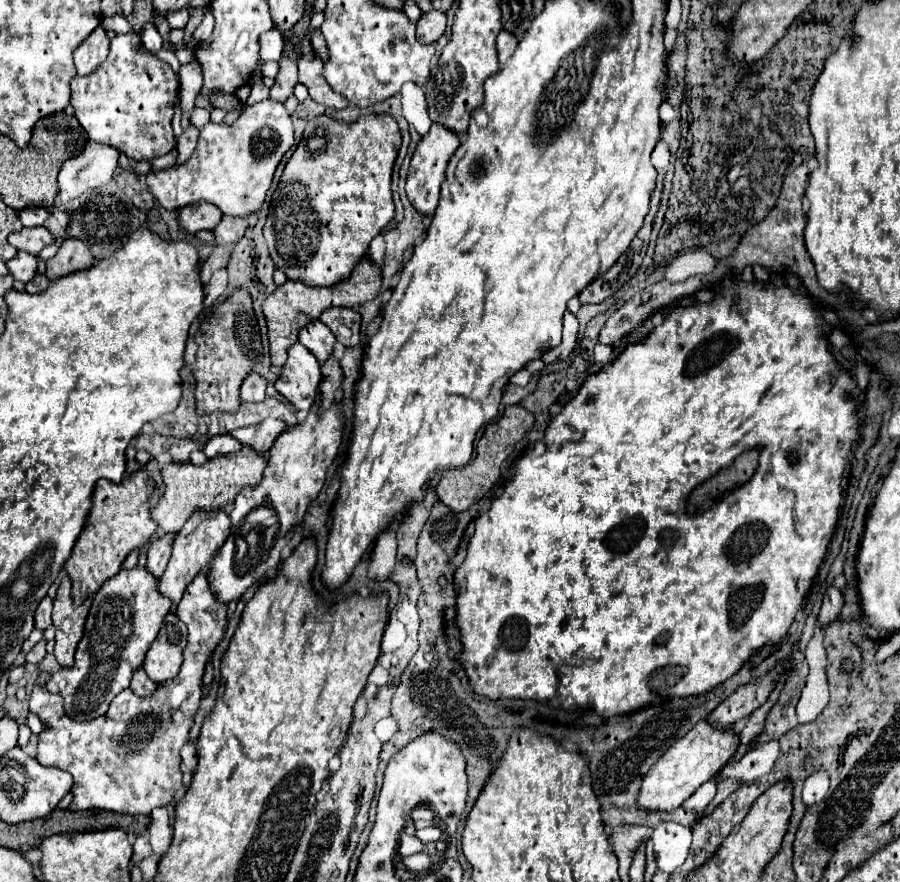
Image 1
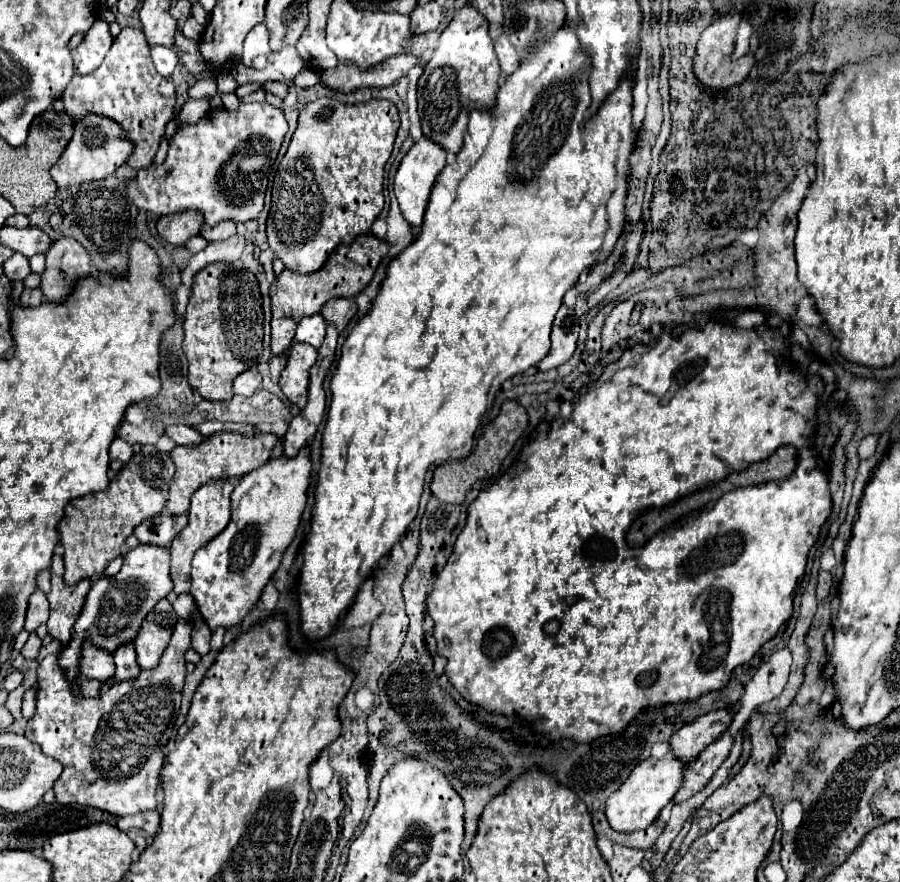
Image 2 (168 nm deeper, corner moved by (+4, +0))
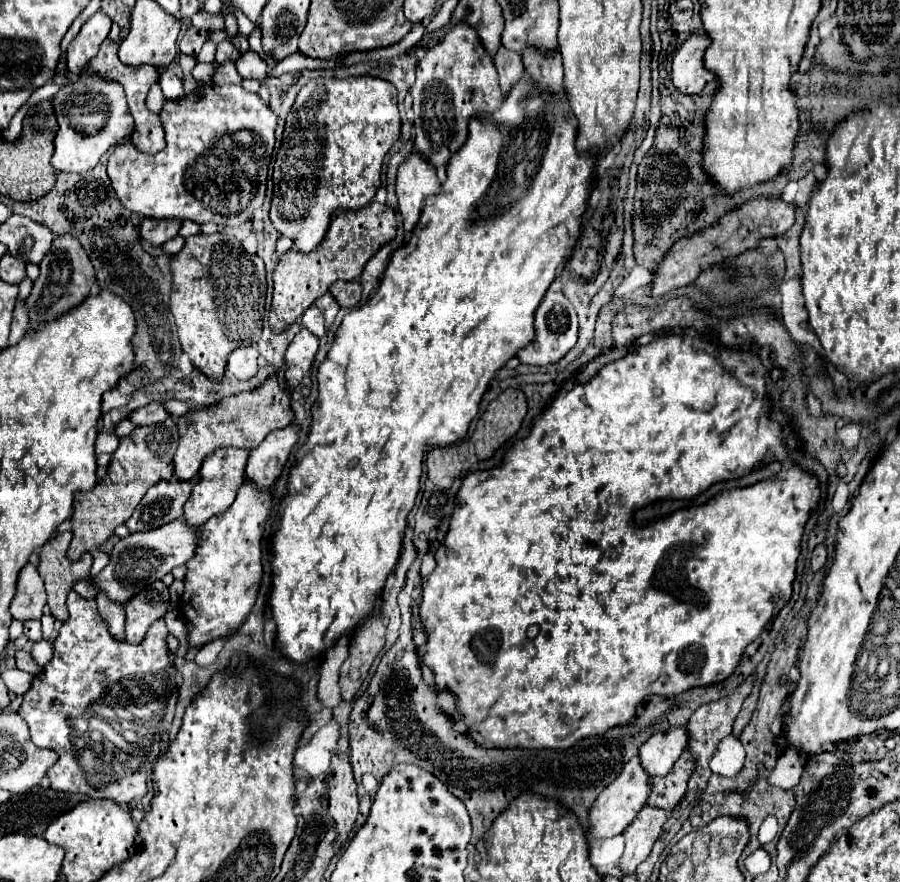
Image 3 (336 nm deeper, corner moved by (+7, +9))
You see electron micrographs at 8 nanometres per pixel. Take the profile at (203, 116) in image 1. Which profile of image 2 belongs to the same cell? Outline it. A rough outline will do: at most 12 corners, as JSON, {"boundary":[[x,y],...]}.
{"boundary":[[216,80],[196,82],[188,96],[192,100],[210,100],[218,94]]}

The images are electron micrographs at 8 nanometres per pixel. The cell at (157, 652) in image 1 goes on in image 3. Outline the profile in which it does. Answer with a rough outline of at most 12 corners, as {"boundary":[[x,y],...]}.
{"boundary":[[153,581],[125,605],[125,641],[163,617],[169,589]]}

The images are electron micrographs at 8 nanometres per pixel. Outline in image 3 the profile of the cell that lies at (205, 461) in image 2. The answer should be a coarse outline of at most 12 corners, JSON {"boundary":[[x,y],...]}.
{"boundary":[[277,375],[177,419],[175,479],[293,421]]}

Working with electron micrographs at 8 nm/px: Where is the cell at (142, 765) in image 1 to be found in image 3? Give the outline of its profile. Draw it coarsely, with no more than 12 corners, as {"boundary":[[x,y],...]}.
{"boundary":[[71,591],[25,691],[55,791],[147,793],[177,705],[157,619],[139,645]]}

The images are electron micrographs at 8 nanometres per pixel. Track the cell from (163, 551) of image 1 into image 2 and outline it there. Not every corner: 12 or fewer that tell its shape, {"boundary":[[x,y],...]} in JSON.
{"boundary":[[160,512],[142,522],[140,544],[170,546],[186,526],[186,514]]}

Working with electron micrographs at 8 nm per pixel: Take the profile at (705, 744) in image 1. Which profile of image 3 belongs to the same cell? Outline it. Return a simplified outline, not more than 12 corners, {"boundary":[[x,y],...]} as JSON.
{"boundary":[[633,757],[589,809],[587,835],[619,835],[651,795]]}

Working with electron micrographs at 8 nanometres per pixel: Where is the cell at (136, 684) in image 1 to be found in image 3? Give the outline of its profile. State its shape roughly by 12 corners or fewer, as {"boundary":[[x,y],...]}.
{"boundary":[[105,593],[97,599],[99,613],[117,639],[123,639],[125,611]]}

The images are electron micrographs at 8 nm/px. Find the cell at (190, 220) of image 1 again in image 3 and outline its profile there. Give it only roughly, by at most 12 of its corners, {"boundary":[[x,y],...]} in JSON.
{"boundary":[[141,219],[137,231],[151,245],[177,237],[181,221]]}

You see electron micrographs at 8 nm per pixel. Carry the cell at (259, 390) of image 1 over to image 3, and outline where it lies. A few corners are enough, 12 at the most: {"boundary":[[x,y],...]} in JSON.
{"boundary":[[239,347],[227,359],[237,379],[257,373],[257,349]]}

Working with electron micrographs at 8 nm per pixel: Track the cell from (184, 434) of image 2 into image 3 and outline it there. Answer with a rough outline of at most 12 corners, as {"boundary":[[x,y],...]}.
{"boundary":[[149,403],[129,413],[135,425],[155,425],[167,417],[161,403]]}

